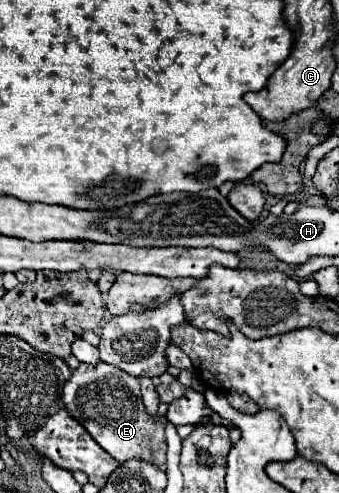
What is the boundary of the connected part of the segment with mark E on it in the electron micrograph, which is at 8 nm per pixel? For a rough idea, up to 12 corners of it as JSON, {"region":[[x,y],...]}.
{"region":[[81,364],[63,402],[119,464],[165,470],[167,420],[147,414],[139,382]]}

